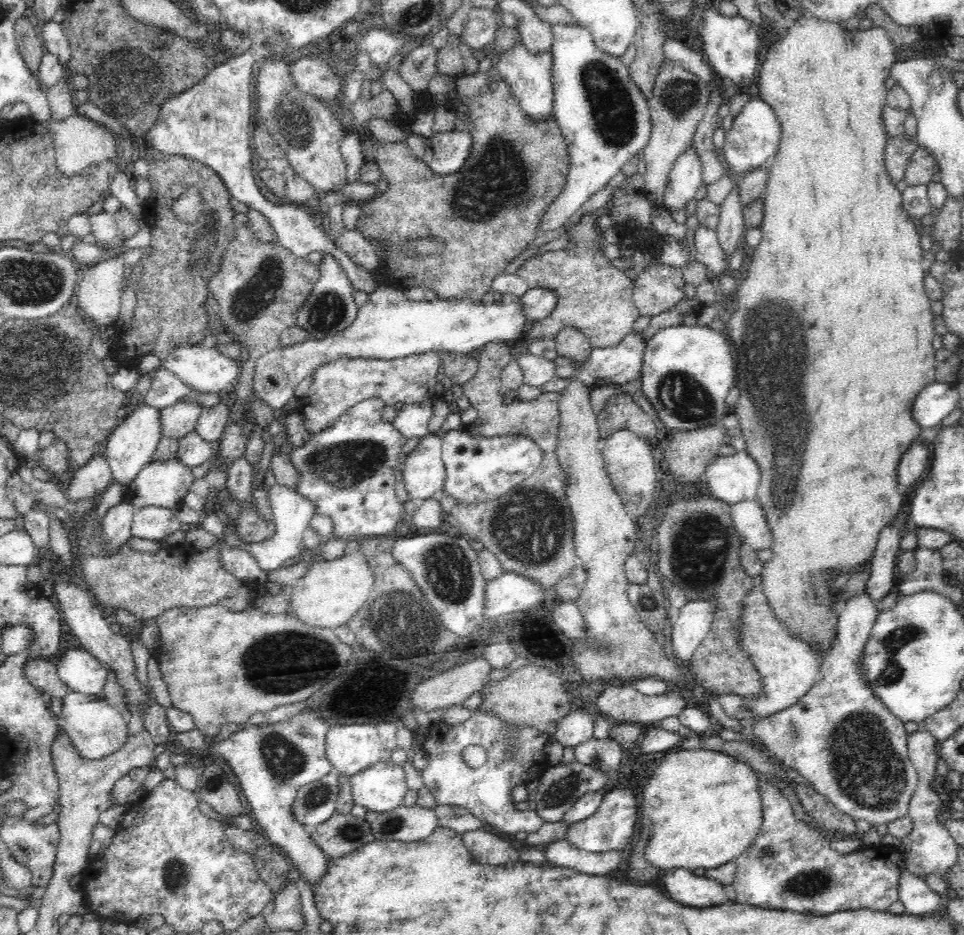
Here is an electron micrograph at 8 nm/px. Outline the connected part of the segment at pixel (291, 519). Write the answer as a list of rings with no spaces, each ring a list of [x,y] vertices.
[[[276,483],[268,492],[269,502],[274,514],[275,533],[270,540],[255,543],[242,541],[236,532],[228,529],[224,533],[223,541],[236,550],[245,550],[257,560],[265,576],[268,572],[281,568],[291,561],[297,560],[300,553],[300,544],[303,544],[303,534],[309,526],[317,508],[312,501],[300,496],[293,488]]]

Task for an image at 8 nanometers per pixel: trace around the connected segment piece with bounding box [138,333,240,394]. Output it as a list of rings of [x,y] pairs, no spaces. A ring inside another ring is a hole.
[[[210,333],[209,336],[201,340],[200,343],[184,343],[180,347],[173,350],[168,354],[166,361],[161,361],[155,354],[147,354],[141,359],[138,365],[138,372],[141,375],[150,374],[154,370],[158,370],[161,367],[166,371],[172,372],[177,378],[180,378],[186,386],[194,388],[199,392],[213,392],[218,394],[222,390],[229,390],[234,388],[236,382],[240,377],[240,366],[238,366],[237,360],[228,358],[228,355],[224,355],[220,352],[217,345],[217,338]]]

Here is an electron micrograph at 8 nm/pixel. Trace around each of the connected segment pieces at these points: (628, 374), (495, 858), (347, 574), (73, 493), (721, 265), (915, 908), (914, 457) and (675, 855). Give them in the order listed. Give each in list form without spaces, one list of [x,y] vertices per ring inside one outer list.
[[[635,330],[628,334],[617,346],[607,348],[594,348],[591,350],[590,356],[586,358],[586,362],[582,364],[582,368],[578,372],[574,372],[571,378],[554,378],[550,382],[546,382],[542,386],[543,393],[559,394],[570,384],[571,380],[578,380],[586,388],[598,388],[604,385],[626,385],[629,382],[636,382],[641,376],[643,354],[646,349],[645,332],[637,333]]]
[[[469,829],[462,834],[462,838],[475,862],[500,866],[502,863],[521,861],[519,851],[491,831]]]
[[[352,540],[346,544],[346,553],[341,557],[331,561],[316,560],[310,564],[304,576],[298,580],[289,605],[294,615],[307,625],[338,628],[364,606],[372,594],[373,586],[372,569],[359,550],[359,541]]]
[[[96,456],[88,460],[73,476],[64,496],[72,502],[97,497],[107,486],[113,483],[105,456]]]
[[[700,226],[695,231],[694,246],[698,262],[703,262],[714,275],[726,272],[728,261],[718,240],[717,229]]]
[[[906,868],[900,874],[898,892],[899,900],[906,907],[908,914],[933,914],[940,906],[940,895],[930,890],[924,879],[910,874]]]
[[[922,439],[914,442],[901,456],[897,468],[897,481],[899,489],[907,492],[912,486],[922,480],[922,474],[928,466],[928,458],[931,457],[932,447]]]
[[[680,749],[676,752],[670,752],[665,754],[661,762],[656,763],[658,768],[654,770],[654,776],[650,778],[648,786],[642,790],[642,815],[647,816],[652,821],[654,830],[652,832],[652,838],[649,838],[648,844],[646,844],[646,858],[649,864],[654,865],[661,872],[666,872],[670,869],[685,868],[694,870],[696,868],[711,869],[726,864],[734,858],[738,858],[740,854],[743,854],[756,839],[756,834],[760,832],[760,826],[764,819],[763,810],[761,807],[761,790],[759,789],[761,782],[759,782],[758,775],[755,770],[748,766],[745,762],[730,756],[723,752],[716,752],[713,750],[706,749]]]

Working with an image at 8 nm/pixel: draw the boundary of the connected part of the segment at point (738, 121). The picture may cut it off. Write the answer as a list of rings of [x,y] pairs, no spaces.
[[[757,95],[750,96],[740,114],[734,117],[732,128],[727,130],[723,148],[728,168],[734,176],[734,186],[738,186],[738,178],[752,168],[767,167],[768,159],[775,156],[780,141],[781,124],[772,107],[760,104]]]

